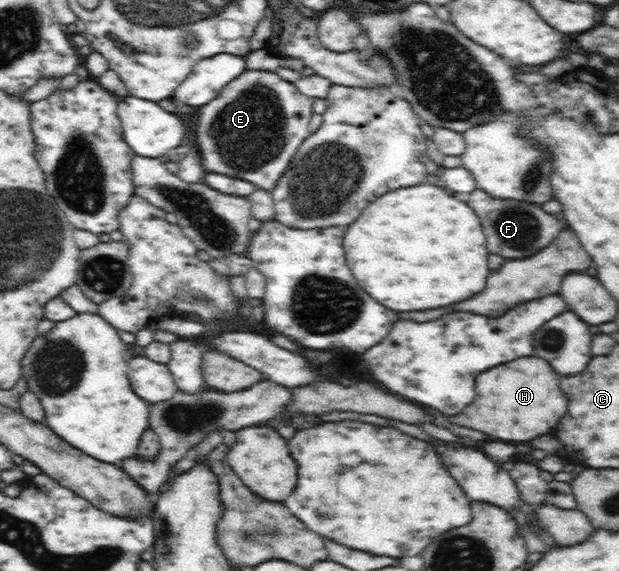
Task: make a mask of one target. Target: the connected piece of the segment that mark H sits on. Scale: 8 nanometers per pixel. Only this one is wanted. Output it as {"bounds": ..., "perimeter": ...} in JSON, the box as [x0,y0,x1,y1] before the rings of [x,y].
{"bounds":[449,356,567,443],"perimeter":[[[533,356],[519,358],[481,372],[475,382],[475,392],[481,398],[477,398],[477,402],[467,408],[467,414],[456,414],[449,422],[481,430],[493,436],[493,440],[521,443],[539,434],[547,434],[557,428],[557,420],[567,412],[567,398],[559,388],[557,374],[545,360]]]}

